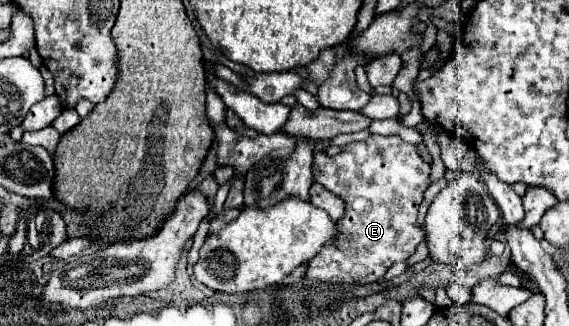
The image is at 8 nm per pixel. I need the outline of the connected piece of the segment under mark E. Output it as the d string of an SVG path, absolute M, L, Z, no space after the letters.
M371 135L365 141L347 143L343 151L335 157L329 157L323 151L315 153L315 161L313 161L315 181L345 201L345 215L343 219L337 221L339 241L331 243L329 247L323 247L315 255L315 259L309 261L307 277L313 281L327 281L341 285L373 283L379 281L393 263L409 259L415 253L415 247L425 237L417 225L417 209L419 203L423 201L425 189L429 187L429 173L431 167L421 159L417 147L405 143L399 135Z

